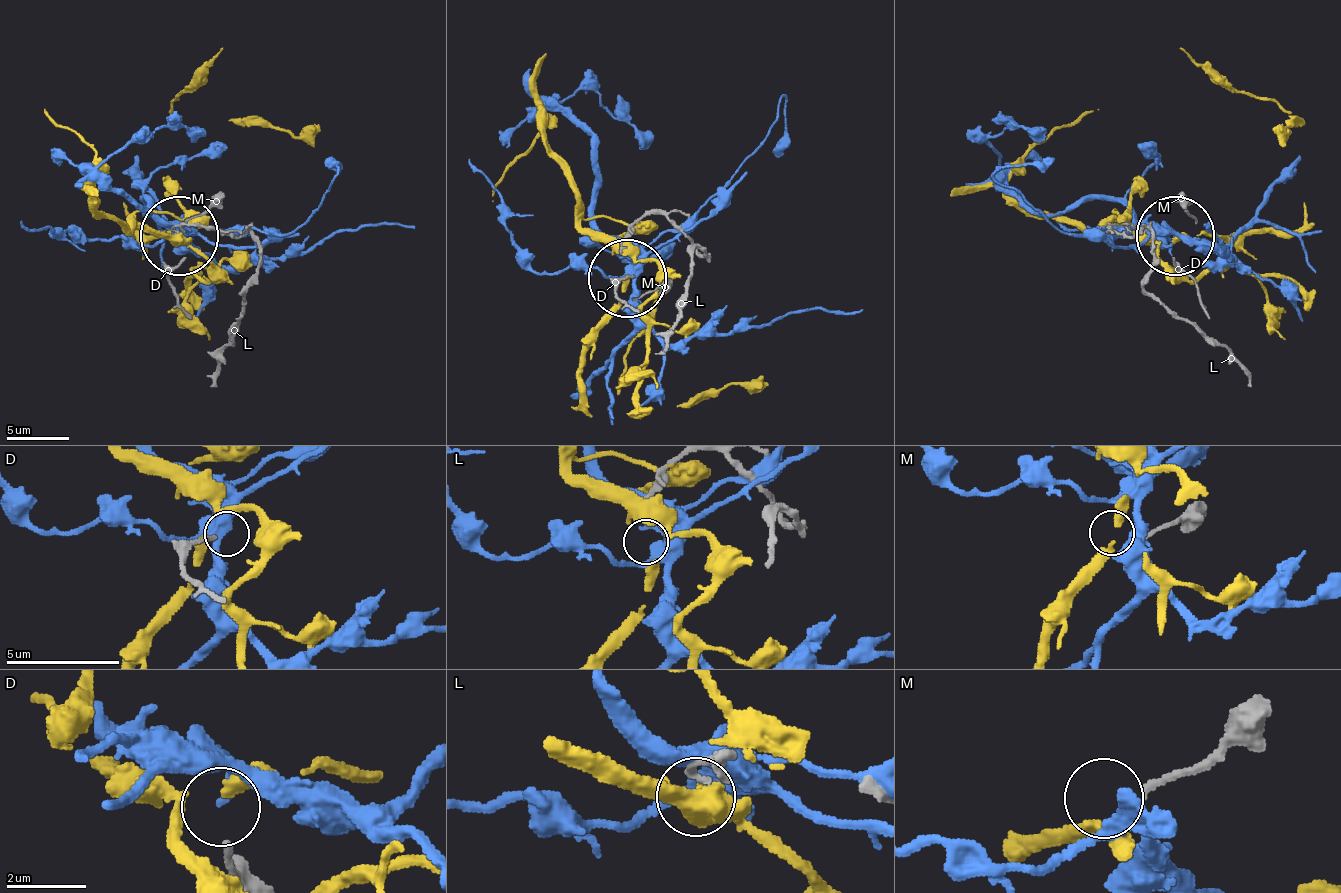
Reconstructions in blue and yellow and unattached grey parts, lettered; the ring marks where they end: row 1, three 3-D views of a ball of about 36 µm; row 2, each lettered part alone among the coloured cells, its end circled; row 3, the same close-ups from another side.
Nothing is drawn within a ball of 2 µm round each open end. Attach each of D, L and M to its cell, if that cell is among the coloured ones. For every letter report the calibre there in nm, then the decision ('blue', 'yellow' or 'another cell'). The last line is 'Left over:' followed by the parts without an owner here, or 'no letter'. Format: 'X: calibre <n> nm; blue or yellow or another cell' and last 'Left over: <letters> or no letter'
D: calibre 170 nm; another cell
L: calibre 240 nm; another cell
M: calibre 160 nm; yellow
Left over: D, L

